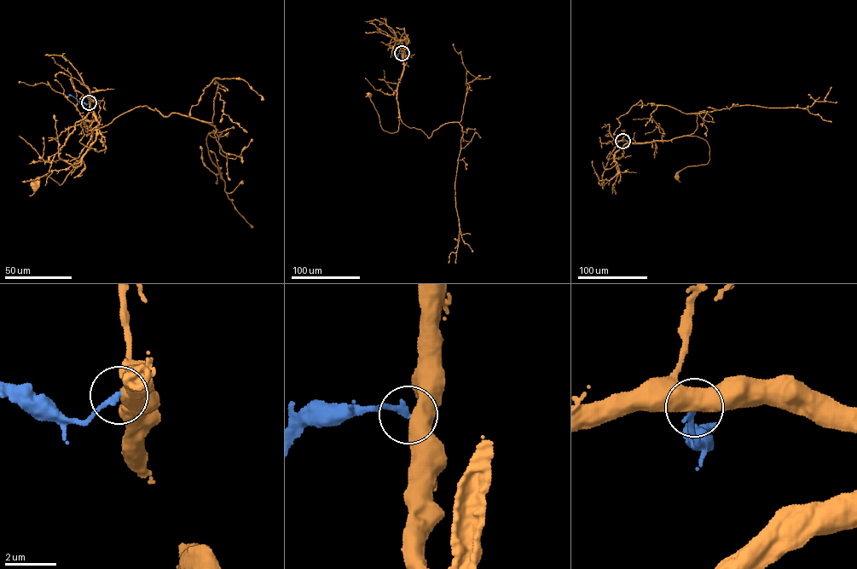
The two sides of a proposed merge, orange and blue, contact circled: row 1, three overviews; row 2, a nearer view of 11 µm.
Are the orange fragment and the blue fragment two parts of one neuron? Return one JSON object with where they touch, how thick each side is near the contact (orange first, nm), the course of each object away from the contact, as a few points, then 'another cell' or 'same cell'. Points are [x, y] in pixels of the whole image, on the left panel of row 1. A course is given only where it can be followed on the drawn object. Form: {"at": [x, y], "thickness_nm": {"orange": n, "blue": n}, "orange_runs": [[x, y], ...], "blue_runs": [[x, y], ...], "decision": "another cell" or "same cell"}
{"at": [89, 102], "thickness_nm": {"orange": 500, "blue": 200}, "orange_runs": [[89, 102], [95, 119], [83, 124], [93, 135], [91, 146], [60, 184], [46, 175], [37, 177], [35, 185]], "blue_runs": [[89, 102], [78, 101], [68, 95]], "decision": "another cell"}

